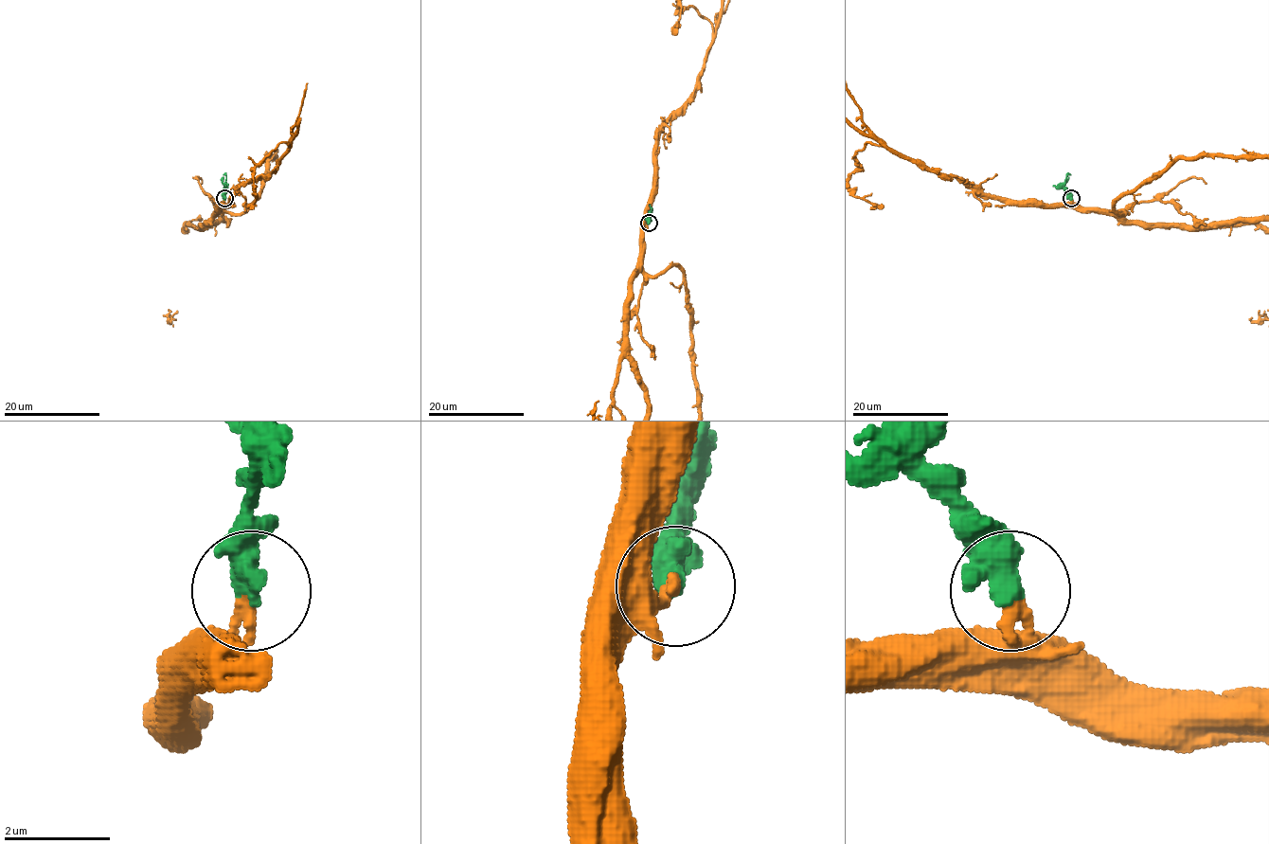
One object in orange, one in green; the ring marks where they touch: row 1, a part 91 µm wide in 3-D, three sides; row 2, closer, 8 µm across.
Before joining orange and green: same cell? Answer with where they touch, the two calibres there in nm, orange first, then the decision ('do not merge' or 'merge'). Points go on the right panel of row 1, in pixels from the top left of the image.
(1071, 198) | 260/550 nm | merge

